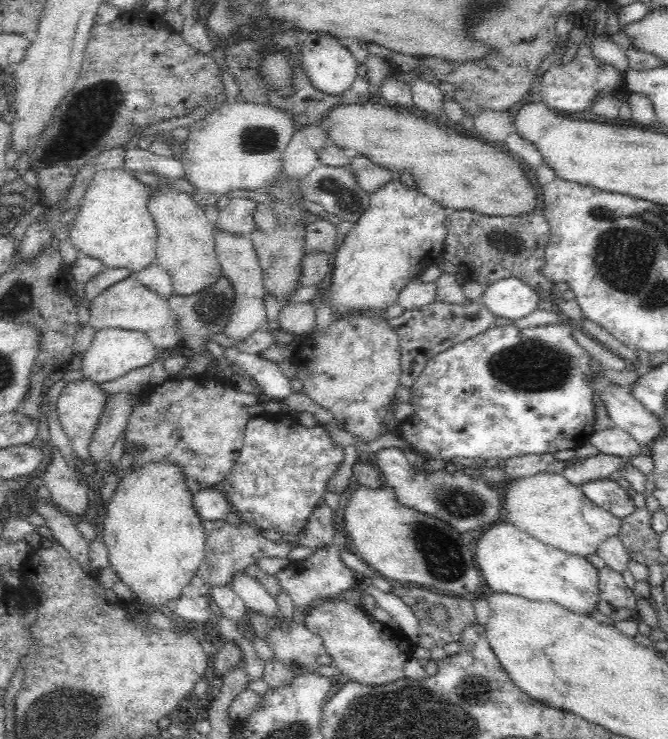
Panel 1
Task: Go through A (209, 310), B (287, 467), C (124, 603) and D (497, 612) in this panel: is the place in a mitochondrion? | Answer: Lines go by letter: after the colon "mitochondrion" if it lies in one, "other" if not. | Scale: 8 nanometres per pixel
A: mitochondrion
B: mitochondrion
C: other
D: other

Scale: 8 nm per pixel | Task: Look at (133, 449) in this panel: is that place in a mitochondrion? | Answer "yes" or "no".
no

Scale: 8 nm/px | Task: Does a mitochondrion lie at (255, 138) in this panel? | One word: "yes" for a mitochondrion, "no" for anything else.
yes

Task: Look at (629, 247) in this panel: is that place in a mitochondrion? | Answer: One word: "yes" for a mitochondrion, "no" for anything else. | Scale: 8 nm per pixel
yes

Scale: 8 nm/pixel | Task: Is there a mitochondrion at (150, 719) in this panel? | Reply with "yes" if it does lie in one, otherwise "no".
no

